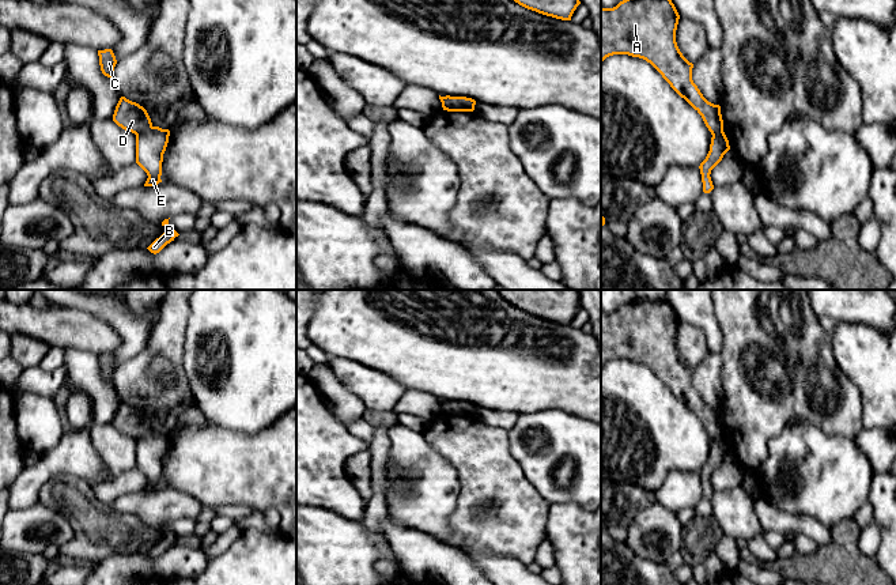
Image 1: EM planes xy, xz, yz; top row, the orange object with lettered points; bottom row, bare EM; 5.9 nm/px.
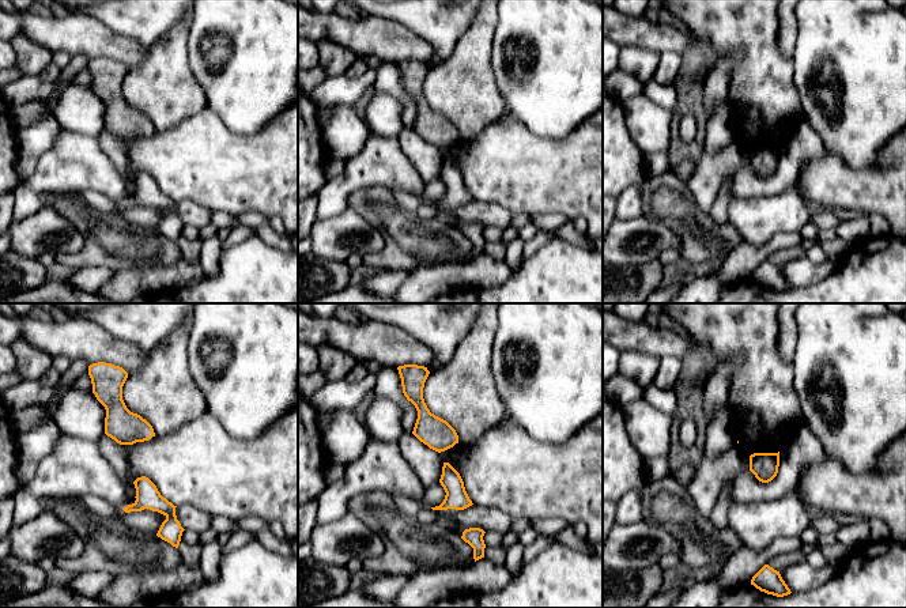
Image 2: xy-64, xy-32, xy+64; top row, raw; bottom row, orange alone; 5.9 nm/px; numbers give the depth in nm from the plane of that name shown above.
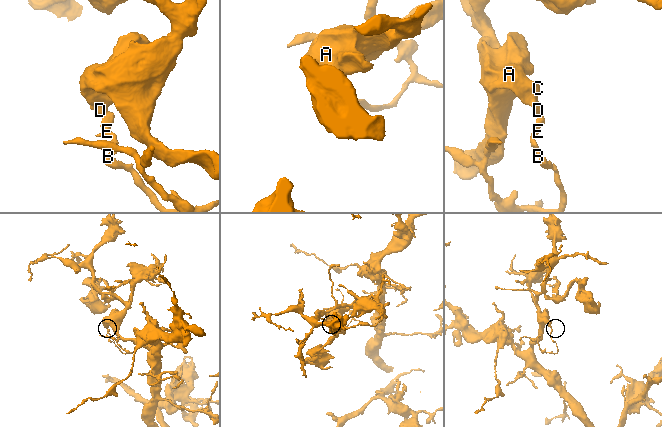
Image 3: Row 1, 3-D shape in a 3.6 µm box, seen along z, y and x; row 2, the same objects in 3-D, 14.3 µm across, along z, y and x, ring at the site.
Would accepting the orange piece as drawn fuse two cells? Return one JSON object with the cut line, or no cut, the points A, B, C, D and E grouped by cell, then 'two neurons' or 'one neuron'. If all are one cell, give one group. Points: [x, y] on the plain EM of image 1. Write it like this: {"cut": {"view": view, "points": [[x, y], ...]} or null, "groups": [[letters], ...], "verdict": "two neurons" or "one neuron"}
{"cut": {"view": "xy", "points": [[152, 431], [136, 441]]}, "groups": [["A", "C", "D"], ["B", "E"]], "verdict": "two neurons"}

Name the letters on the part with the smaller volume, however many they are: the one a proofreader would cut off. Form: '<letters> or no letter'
B, E

